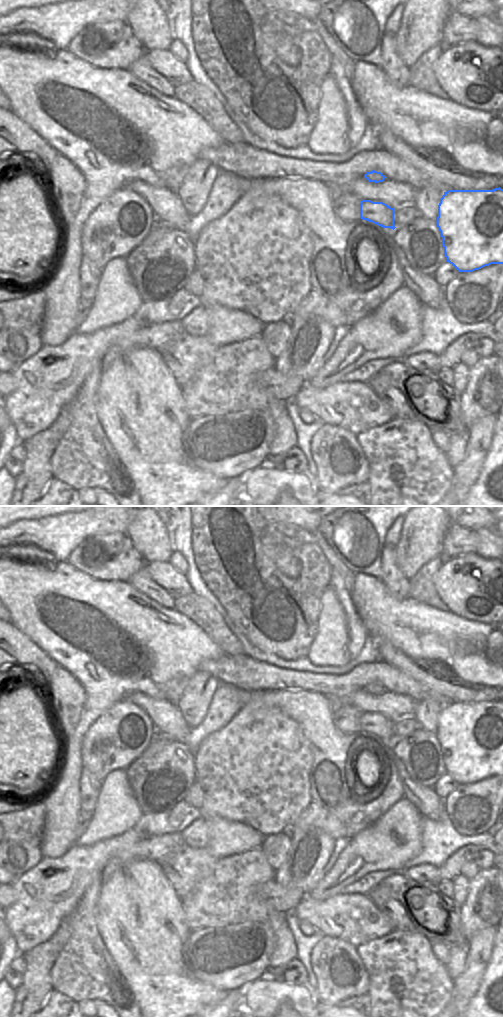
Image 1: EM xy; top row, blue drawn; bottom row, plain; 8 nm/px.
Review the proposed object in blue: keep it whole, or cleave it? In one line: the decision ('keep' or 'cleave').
keep

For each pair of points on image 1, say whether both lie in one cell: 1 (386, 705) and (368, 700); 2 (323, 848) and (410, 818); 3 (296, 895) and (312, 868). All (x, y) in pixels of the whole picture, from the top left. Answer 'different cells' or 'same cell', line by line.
1: same cell
2: different cells
3: different cells

